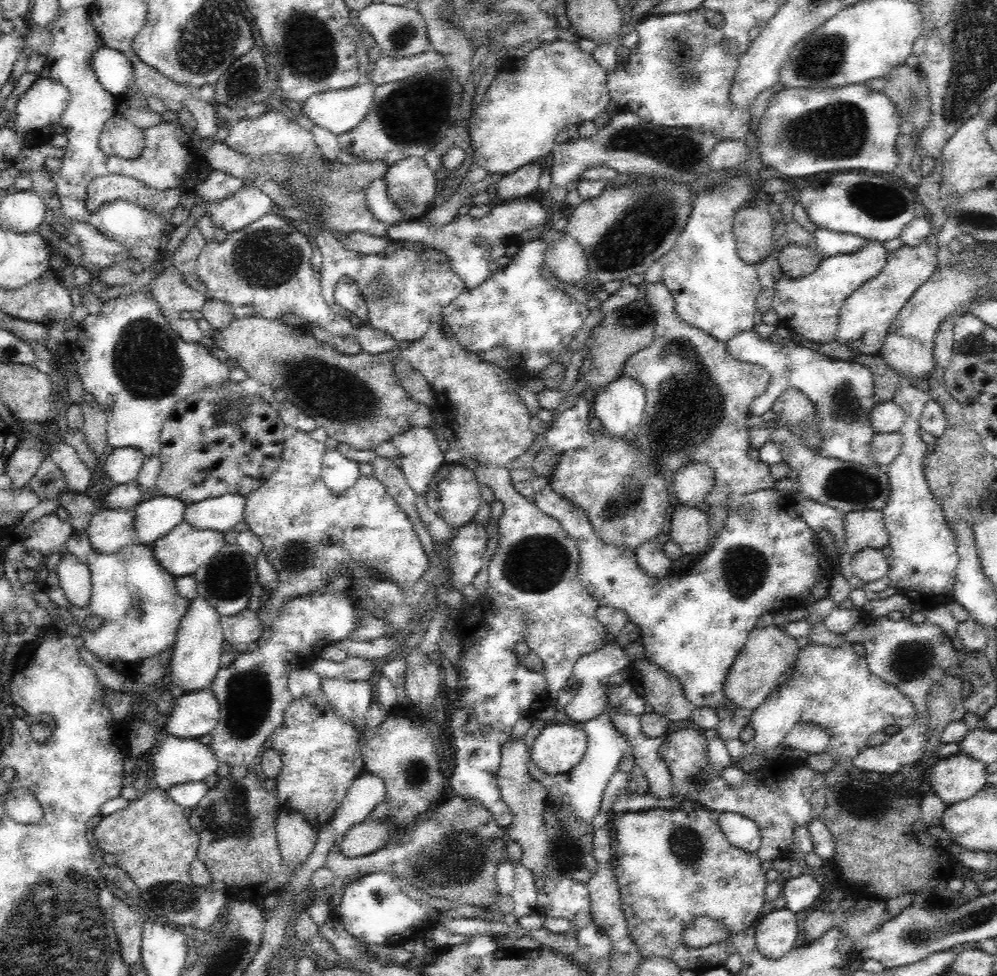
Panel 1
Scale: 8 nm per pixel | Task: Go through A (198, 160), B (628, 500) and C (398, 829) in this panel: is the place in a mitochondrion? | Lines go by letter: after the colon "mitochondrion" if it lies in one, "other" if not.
A: other
B: mitochondrion
C: other

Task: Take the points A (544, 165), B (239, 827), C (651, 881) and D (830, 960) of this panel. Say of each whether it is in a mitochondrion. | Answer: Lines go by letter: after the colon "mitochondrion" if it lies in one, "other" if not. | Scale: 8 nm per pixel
A: other
B: mitochondrion
C: other
D: other

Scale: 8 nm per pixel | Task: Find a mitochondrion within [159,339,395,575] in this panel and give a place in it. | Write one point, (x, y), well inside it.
(342, 397)

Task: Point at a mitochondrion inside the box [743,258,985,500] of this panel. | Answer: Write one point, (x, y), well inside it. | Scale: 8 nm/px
(846, 407)

